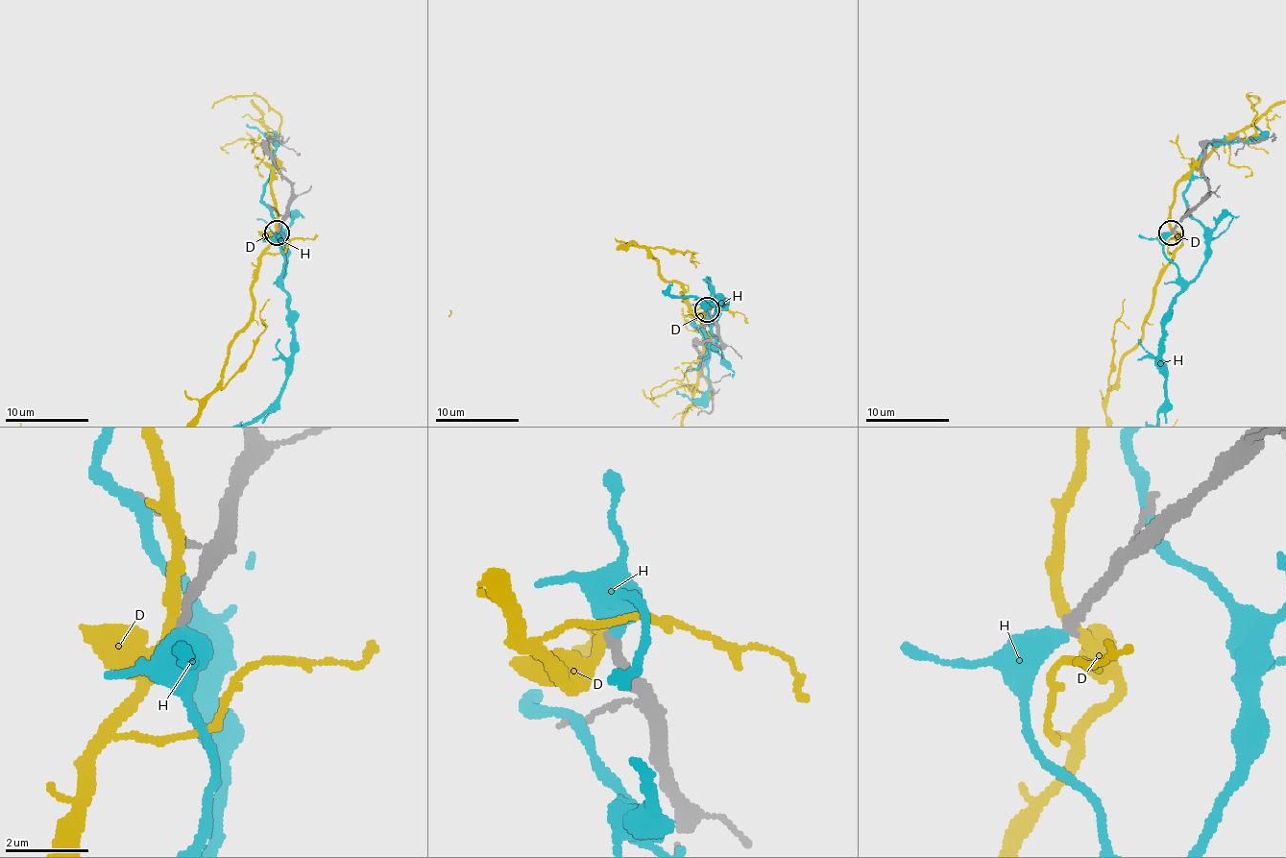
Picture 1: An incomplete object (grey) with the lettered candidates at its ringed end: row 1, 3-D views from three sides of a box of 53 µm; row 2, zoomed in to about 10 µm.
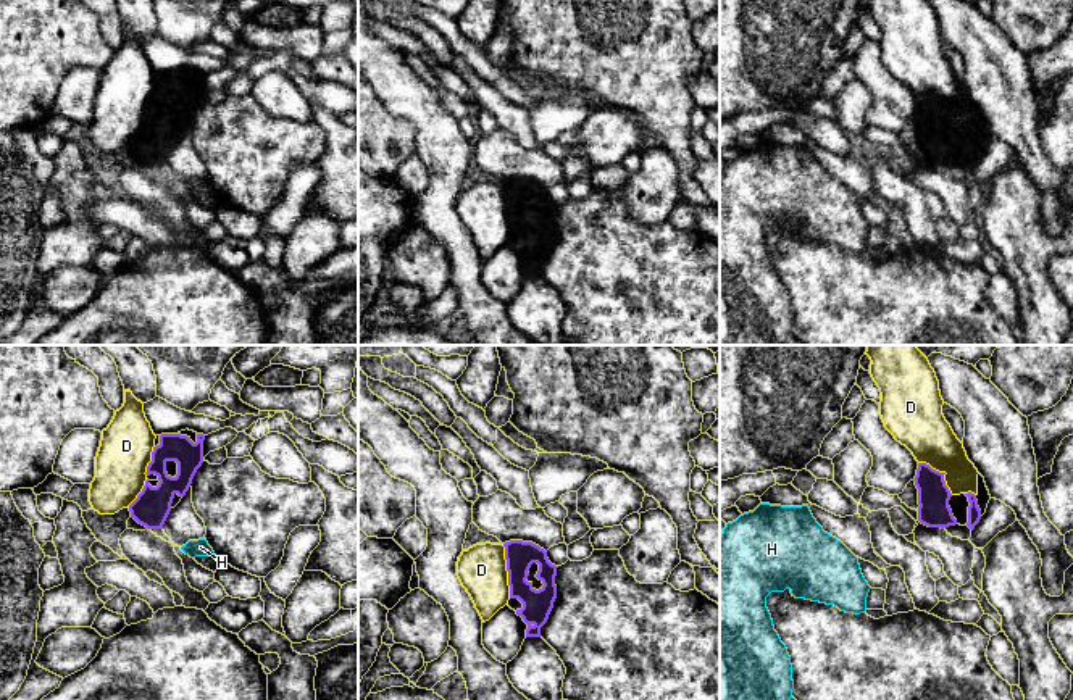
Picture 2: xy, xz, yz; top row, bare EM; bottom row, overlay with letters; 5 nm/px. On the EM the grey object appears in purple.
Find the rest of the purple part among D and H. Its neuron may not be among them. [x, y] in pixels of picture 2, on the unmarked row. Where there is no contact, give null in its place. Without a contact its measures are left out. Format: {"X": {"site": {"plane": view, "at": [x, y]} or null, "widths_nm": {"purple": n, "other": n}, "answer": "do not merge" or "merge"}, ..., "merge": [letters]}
{"D": {"site": {"plane": "xz", "at": [507, 208]}, "widths_nm": {"purple": 150, "other": 240}, "answer": "do not merge"}, "H": {"site": null, "answer": "do not merge"}, "merge": []}

